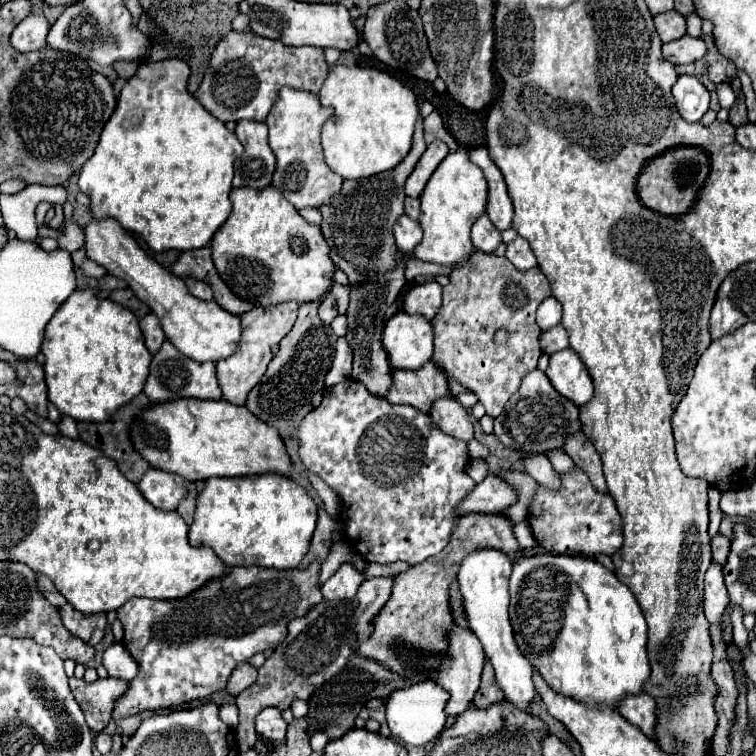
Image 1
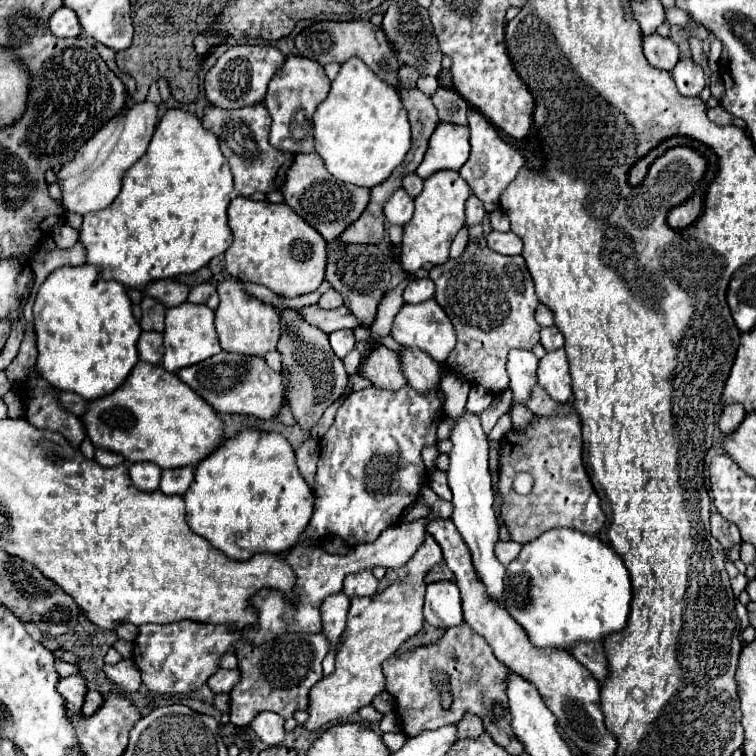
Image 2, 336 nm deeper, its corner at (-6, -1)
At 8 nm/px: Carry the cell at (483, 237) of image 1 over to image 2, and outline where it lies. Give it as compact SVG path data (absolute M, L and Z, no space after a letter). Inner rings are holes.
M470 196L468 200L466 200L466 224L468 226L472 226L472 224L480 224L482 220L484 220L484 206L482 206L482 202L476 198L476 196Z

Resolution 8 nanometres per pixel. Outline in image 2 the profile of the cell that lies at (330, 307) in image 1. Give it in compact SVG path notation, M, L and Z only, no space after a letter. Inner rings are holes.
M330 288L330 290L326 290L322 296L320 296L320 300L318 300L318 306L320 308L338 308L338 306L342 306L344 304L344 300L342 300L342 296L334 290L334 288Z

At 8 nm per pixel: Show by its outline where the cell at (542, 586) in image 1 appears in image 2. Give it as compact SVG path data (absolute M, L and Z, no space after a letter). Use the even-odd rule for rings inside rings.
M552 528L536 540L522 546L522 552L506 566L504 604L510 616L528 632L538 648L570 650L574 642L604 640L608 634L620 632L630 614L632 586L622 558L596 536L588 536L574 528Z

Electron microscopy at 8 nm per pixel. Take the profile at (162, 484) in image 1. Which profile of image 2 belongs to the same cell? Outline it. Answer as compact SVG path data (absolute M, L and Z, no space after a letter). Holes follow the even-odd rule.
M128 464L128 474L140 490L156 490L160 484L160 468L156 464Z

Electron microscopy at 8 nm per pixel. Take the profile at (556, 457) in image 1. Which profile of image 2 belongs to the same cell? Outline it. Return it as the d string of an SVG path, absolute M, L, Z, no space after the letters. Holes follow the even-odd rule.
M516 404L516 406L512 406L512 410L510 410L510 418L512 418L512 426L514 426L514 430L516 430L516 428L522 430L522 428L526 428L526 426L530 424L530 420L534 418L534 414L532 414L526 406Z

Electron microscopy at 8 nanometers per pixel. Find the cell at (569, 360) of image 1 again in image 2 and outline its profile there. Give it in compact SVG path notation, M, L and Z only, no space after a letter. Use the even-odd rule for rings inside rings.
M562 348L554 352L546 352L538 366L538 384L550 394L552 400L568 402L572 396L570 382L572 378L568 370L566 352Z

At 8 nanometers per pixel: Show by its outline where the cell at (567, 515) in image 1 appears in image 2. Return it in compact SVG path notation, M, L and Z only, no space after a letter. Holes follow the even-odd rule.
M576 412L570 416L534 416L524 430L512 430L500 440L498 492L502 496L500 518L510 532L510 540L526 544L544 530L566 526L584 534L598 534L604 526L600 498L594 492L582 464L582 434ZM518 472L528 472L534 478L534 488L528 496L520 496L512 488Z

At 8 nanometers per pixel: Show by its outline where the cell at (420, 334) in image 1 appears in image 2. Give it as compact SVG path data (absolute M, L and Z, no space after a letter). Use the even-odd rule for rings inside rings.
M426 300L422 304L404 304L400 308L400 312L394 318L394 326L392 326L392 336L398 344L402 346L416 346L420 350L424 350L428 356L432 356L436 362L444 362L446 356L452 352L452 348L456 346L456 332L454 326L450 324L450 318L446 316L446 312L438 306L436 300Z

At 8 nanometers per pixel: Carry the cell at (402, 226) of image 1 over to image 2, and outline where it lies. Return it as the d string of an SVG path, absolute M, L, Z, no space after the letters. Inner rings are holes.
M398 188L384 204L384 216L388 218L390 224L404 226L412 218L412 212L414 212L414 200L408 196L404 188Z

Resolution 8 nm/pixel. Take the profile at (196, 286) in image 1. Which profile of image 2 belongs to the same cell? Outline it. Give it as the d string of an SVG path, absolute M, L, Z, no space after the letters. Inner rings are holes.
M210 282L198 284L198 286L194 286L190 290L188 302L192 302L192 304L206 304L208 308L216 310L218 308L218 292L216 292L214 284L210 284Z

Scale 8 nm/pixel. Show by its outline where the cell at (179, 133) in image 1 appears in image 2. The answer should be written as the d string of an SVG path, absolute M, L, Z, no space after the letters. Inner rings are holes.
M174 108L168 110L156 126L142 160L138 160L138 164L122 178L122 192L116 196L114 204L102 212L84 216L80 242L88 250L88 264L100 266L104 270L102 278L114 278L134 290L144 290L154 280L196 272L214 256L224 254L232 244L226 216L232 190L232 172L220 152L218 138L212 132L206 132L194 114Z

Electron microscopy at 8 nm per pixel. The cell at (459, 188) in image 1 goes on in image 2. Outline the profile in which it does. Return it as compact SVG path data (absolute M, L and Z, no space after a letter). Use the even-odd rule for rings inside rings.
M454 170L436 172L434 176L428 176L424 180L424 190L414 198L414 208L416 208L414 216L410 218L410 224L404 226L402 234L402 252L400 252L402 270L414 274L426 264L438 266L448 260L450 244L456 232L464 226L464 202L470 194L472 192L468 184Z

